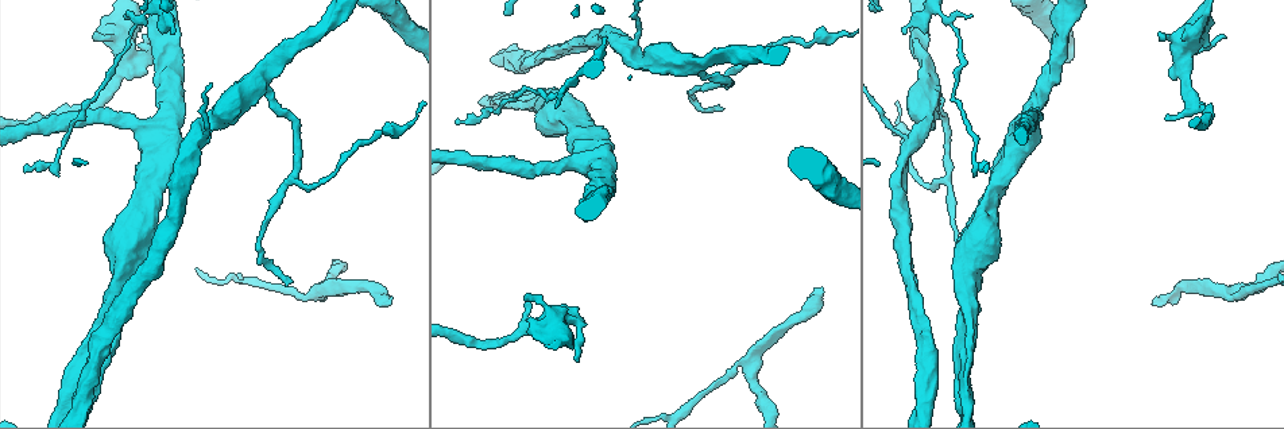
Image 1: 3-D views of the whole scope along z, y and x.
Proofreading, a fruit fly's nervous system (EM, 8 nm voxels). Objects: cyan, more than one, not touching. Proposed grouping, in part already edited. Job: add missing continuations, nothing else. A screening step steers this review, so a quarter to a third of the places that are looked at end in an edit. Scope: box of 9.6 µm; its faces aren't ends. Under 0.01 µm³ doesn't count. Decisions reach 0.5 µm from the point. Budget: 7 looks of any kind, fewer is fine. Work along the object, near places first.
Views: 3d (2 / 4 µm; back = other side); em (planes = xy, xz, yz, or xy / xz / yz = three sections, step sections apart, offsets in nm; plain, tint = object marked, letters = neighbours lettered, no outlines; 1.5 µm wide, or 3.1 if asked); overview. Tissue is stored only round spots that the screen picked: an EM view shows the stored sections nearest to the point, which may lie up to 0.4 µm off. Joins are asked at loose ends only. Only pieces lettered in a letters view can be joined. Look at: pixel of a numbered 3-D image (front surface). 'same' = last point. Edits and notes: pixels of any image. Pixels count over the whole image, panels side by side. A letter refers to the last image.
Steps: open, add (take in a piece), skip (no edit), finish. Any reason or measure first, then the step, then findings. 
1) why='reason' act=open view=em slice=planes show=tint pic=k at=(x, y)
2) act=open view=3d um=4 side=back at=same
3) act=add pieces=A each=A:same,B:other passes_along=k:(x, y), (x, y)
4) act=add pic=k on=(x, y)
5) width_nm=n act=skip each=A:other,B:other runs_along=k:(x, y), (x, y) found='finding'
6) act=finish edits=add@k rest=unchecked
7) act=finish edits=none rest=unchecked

why='tapers out' act=open view=3d um=4 pic=1 at=(1165, 120)

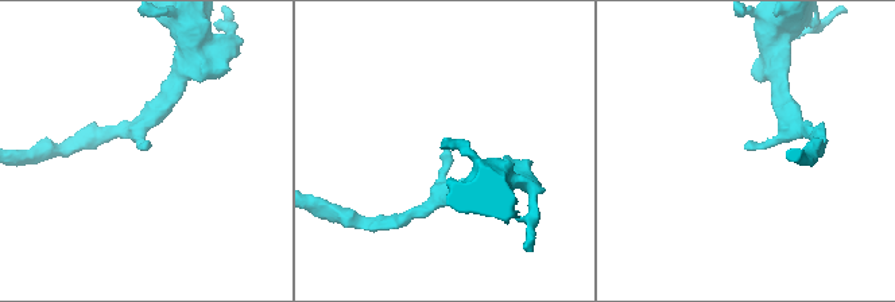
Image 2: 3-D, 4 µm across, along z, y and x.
why='shape alone is not enough' act=open view=em slice=yz step=4 show=letters pic=2 at=(147, 146)

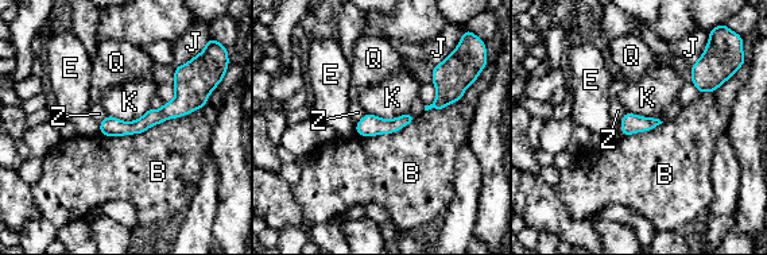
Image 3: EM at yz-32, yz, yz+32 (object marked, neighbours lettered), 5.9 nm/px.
act=skip each=B:other,E:other,J:other,K:other,Q:other,Z:other border=3:(210, 93), (140, 132), (100, 132) found='none of them fits'

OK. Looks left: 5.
why='tapers out' act=open view=em slice=planes show=letters pic=1 at=(719, 108)

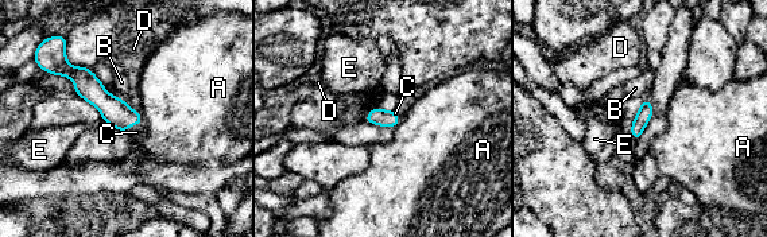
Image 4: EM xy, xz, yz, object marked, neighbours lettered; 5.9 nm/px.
width_nm=90 act=add pic=4 on=(136, 132) each=A:other,B:other,C:same,D:other,E:other passes_along=4:(116, 112), (134, 124), (136, 132) found='the neuron continues'

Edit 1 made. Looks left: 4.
why='free end' act=open view=em slice=planes show=letters pic=1 at=(391, 300)

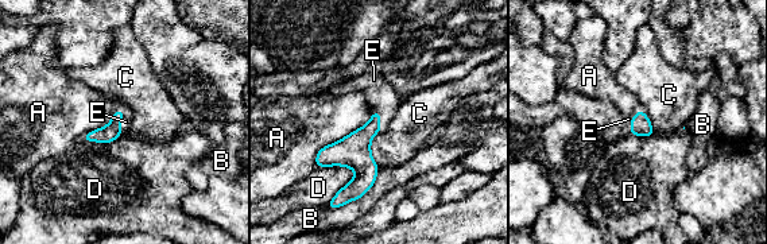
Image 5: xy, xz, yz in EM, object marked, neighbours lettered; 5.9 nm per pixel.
act=add pic=5 on=(126, 122) each=A:other,B:other,C:other,D:other,E:same found='the neuron continues'

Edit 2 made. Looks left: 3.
act=finish edits=add@4,add@5 rest=unchecked

